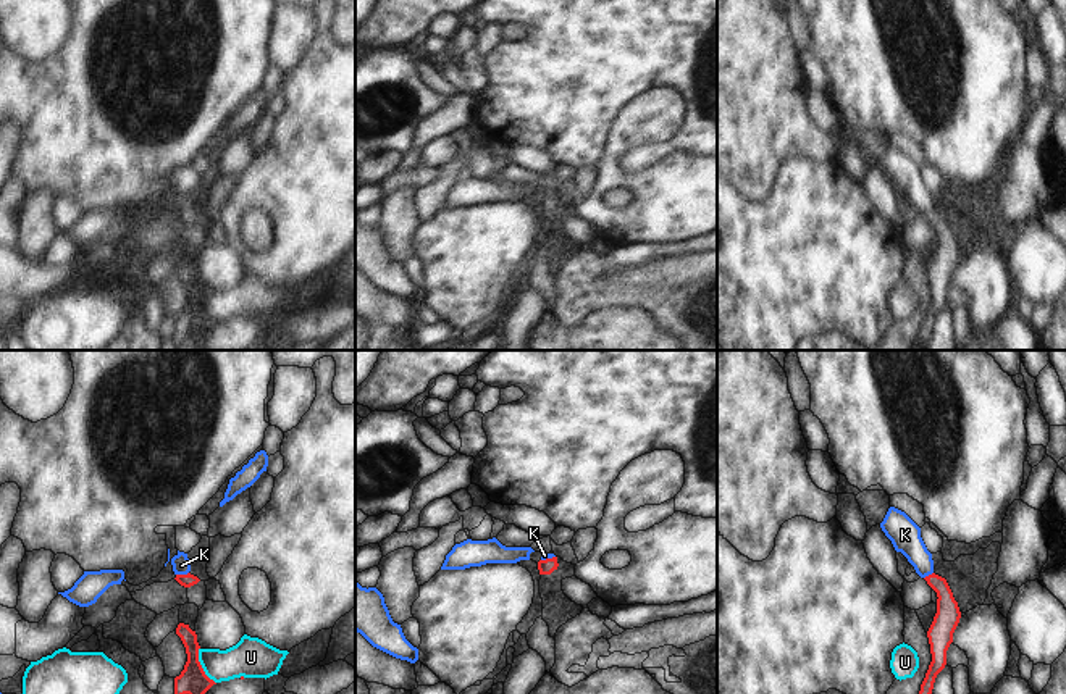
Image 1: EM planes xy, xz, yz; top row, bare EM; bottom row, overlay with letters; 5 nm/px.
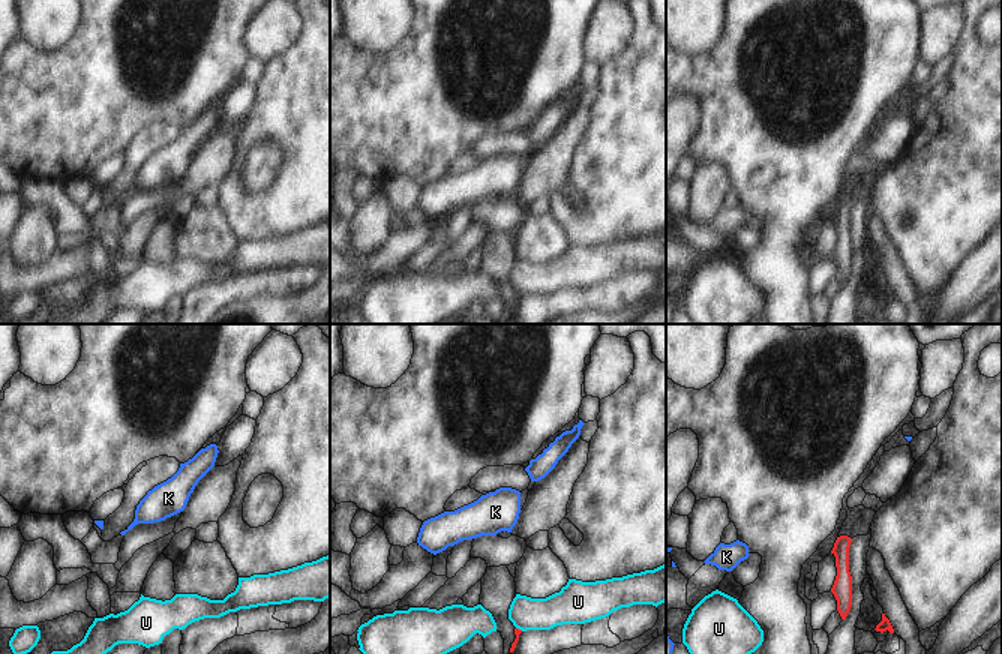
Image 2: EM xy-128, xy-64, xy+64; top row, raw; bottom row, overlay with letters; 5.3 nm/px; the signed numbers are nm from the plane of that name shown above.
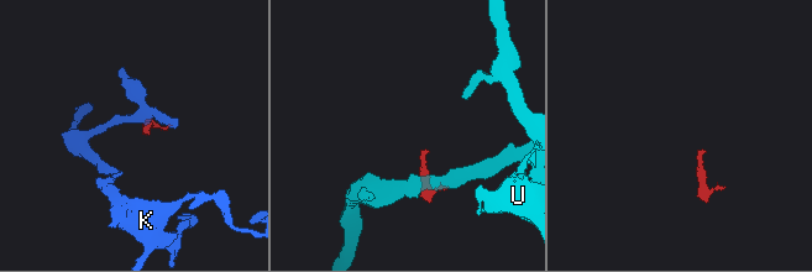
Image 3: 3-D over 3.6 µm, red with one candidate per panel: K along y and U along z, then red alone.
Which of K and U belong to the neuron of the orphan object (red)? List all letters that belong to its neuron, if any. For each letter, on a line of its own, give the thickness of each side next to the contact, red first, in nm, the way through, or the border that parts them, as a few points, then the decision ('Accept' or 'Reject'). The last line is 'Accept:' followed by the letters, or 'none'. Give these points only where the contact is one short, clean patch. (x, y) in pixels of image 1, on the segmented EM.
K: Thickness 70 nm (red) against 90 nm. Path across: xy (188, 580), (181, 575), (181, 565). Accept
U: Thickness 140 nm (red) against 190 nm. Boundary: xy (199, 648), (199, 664), (215, 683). Reject
Accept: K.

